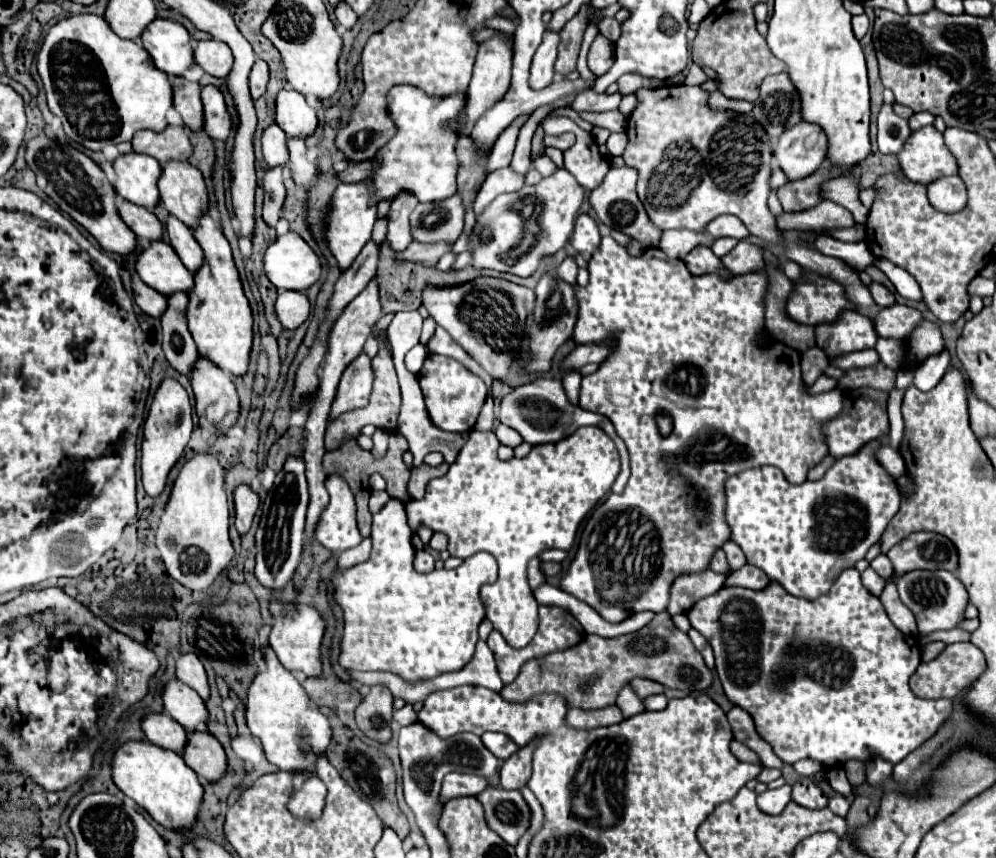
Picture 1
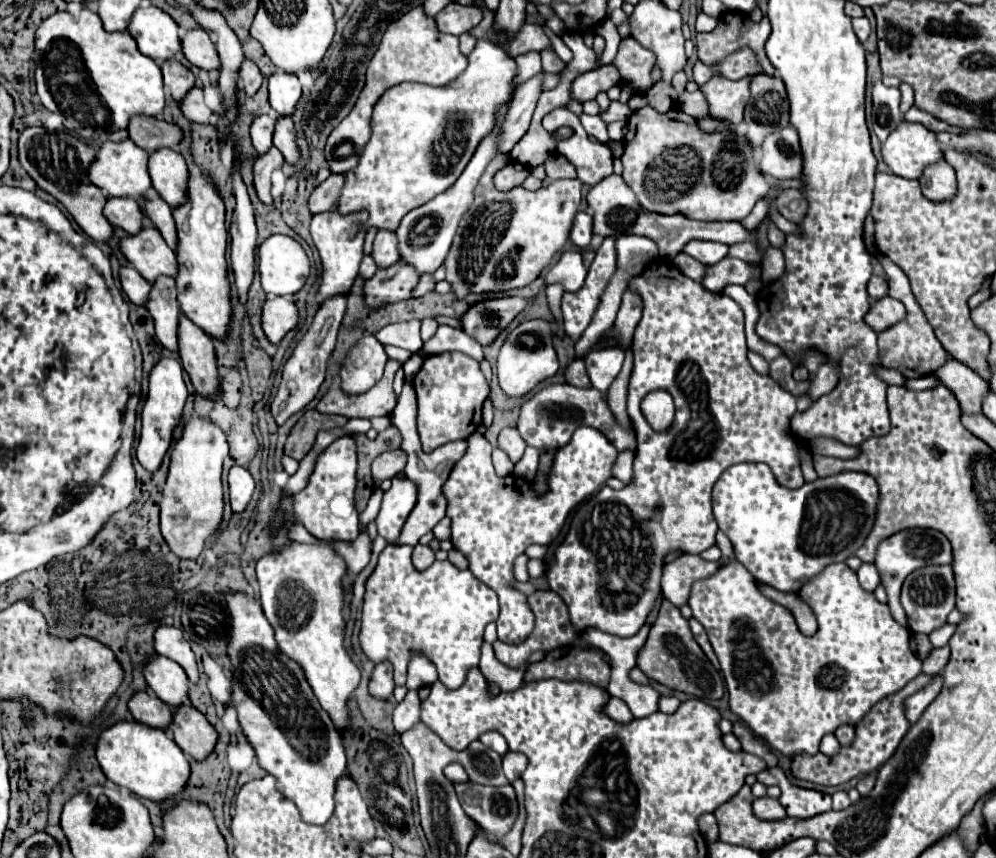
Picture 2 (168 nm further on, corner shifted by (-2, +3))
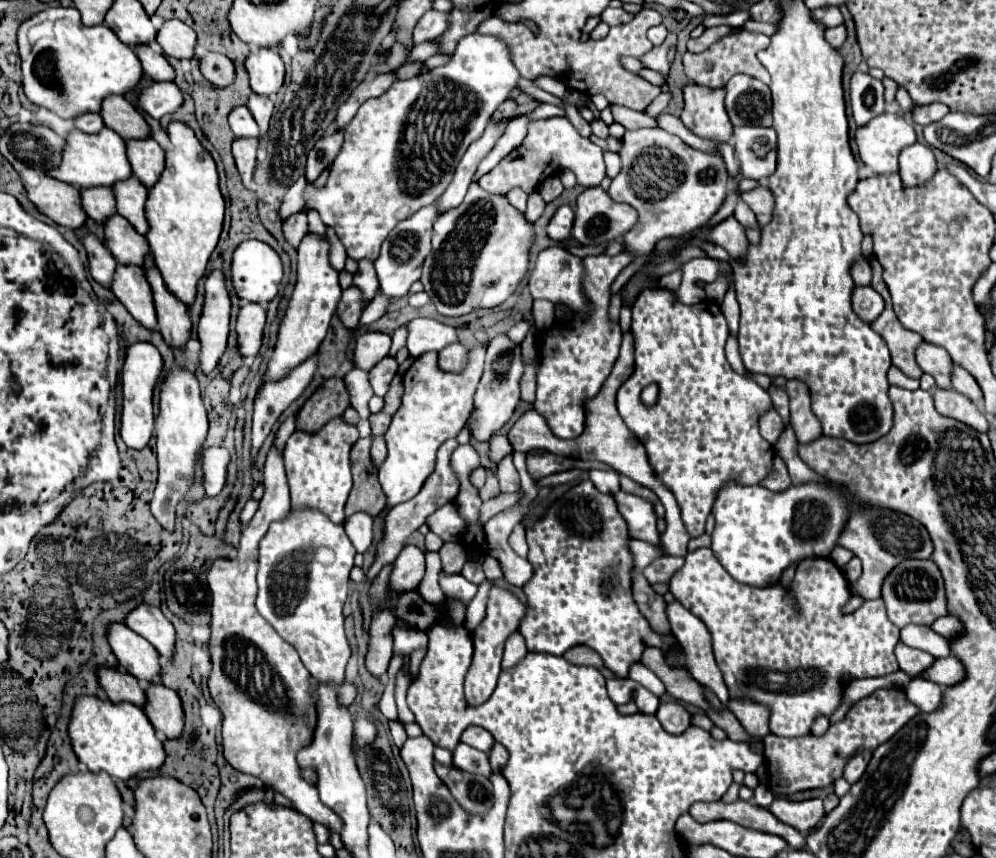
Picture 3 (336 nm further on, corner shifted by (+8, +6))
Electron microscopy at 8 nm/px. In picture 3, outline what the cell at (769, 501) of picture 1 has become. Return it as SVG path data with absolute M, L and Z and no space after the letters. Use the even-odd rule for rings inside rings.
M728 481L714 499L712 515L716 527L710 549L736 581L772 587L798 561L832 553L850 519L850 505L852 501L844 487L818 481L790 485L786 491Z

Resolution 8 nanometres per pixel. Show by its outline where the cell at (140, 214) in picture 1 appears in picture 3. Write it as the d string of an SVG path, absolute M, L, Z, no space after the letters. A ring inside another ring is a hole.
M92 187L80 191L82 205L88 217L92 217L98 223L108 221L112 213L116 213L116 197L110 187Z

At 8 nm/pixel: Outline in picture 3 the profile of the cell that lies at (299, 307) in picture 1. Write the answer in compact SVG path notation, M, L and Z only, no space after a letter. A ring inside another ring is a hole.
M244 301L238 313L238 323L236 323L238 345L244 357L252 357L258 353L262 345L264 327L266 327L266 307L262 307L260 303Z

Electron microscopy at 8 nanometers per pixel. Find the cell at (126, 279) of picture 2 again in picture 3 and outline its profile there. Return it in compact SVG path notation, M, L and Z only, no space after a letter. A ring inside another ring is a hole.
M88 235L84 239L84 247L88 251L92 279L98 281L102 287L108 287L110 289L112 279L114 279L114 273L116 273L116 267L118 267L114 255L94 235Z

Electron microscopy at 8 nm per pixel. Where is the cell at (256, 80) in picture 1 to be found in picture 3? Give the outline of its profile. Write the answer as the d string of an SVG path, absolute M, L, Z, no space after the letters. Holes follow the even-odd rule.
M208 53L200 57L200 71L216 87L228 87L232 79L236 79L234 63L222 53Z

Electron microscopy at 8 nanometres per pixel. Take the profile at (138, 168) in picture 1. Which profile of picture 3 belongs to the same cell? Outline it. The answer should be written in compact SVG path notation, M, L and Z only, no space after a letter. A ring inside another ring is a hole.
M104 127L96 135L88 135L88 133L82 133L82 131L72 131L68 135L68 143L66 143L60 167L48 171L48 175L56 177L64 183L70 183L78 189L112 187L118 181L124 181L124 179L132 177L132 167L130 167L128 155L126 155L126 141L108 127Z

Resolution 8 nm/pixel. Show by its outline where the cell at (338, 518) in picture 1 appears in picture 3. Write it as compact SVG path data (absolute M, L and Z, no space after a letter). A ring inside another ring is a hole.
M340 417L326 423L316 435L296 431L284 449L284 467L292 497L292 509L316 509L332 523L344 523L344 503L352 487L350 475L350 449L358 439L354 425L344 423Z

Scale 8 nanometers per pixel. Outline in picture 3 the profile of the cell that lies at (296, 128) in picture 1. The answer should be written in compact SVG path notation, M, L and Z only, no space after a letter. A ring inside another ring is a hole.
M260 49L248 55L246 69L250 75L250 87L258 95L276 95L284 85L284 63L276 51Z

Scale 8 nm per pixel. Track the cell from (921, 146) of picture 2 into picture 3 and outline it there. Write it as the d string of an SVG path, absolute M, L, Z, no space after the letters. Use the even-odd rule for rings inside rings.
M882 113L856 131L856 143L862 161L882 175L898 173L902 147L916 143L916 131L906 117Z

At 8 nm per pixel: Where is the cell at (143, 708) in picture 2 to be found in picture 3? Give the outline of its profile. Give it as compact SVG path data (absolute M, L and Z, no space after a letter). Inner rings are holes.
M102 667L98 669L98 679L100 679L100 687L106 691L112 703L132 703L132 705L144 707L146 691L136 677L128 675L122 669Z

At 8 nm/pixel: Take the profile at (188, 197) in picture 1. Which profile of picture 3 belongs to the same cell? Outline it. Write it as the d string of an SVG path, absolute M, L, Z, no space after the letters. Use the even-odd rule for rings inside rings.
M150 137L144 141L128 141L128 159L132 165L132 173L152 189L156 179L160 179L164 171L164 149Z

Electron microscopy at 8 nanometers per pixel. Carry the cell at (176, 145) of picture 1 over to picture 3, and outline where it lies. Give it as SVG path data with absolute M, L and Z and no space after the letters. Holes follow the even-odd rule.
M110 95L104 99L100 117L104 119L104 125L116 131L124 141L150 137L150 125L146 119L134 109L130 101L120 95Z

